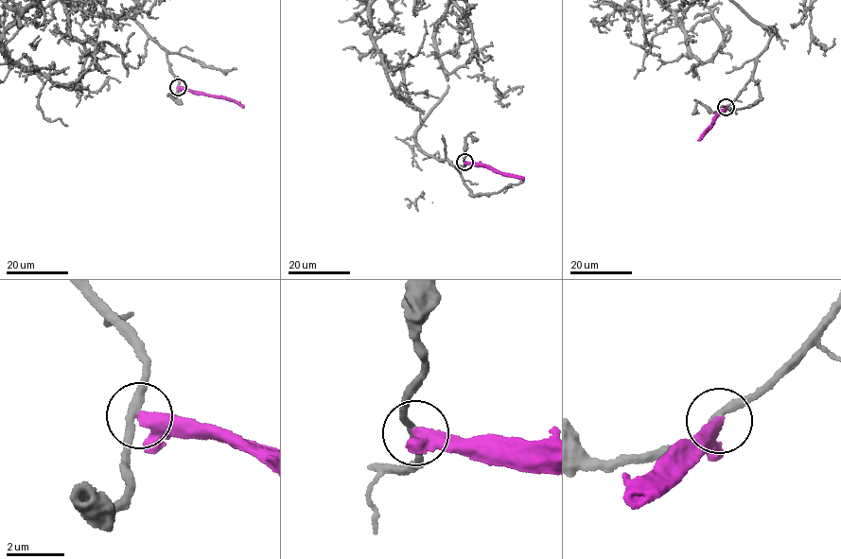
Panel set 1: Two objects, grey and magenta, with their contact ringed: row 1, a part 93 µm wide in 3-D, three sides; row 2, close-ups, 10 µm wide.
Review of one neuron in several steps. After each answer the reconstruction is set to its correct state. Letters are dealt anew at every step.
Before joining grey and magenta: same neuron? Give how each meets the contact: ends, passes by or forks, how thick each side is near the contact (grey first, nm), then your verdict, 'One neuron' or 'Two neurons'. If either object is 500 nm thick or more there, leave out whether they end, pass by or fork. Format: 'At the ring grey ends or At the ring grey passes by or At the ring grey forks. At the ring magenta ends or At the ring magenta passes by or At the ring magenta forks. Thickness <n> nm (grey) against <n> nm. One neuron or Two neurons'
At the ring grey passes by. At the ring magenta ends. Thickness 260 nm (grey) against 480 nm. Two neurons

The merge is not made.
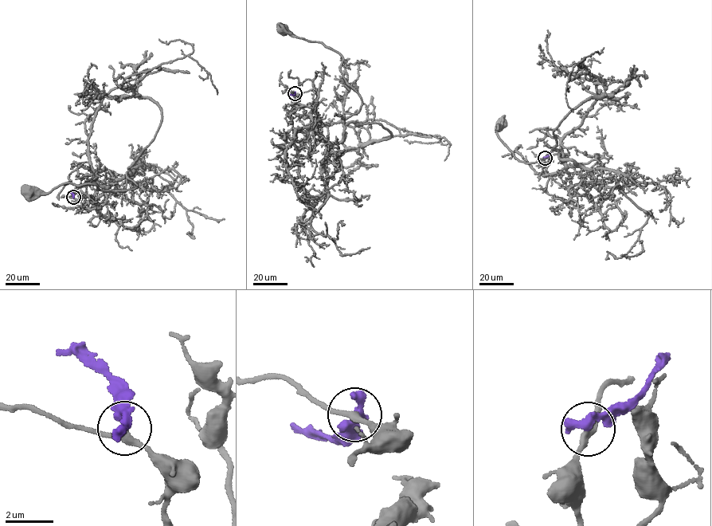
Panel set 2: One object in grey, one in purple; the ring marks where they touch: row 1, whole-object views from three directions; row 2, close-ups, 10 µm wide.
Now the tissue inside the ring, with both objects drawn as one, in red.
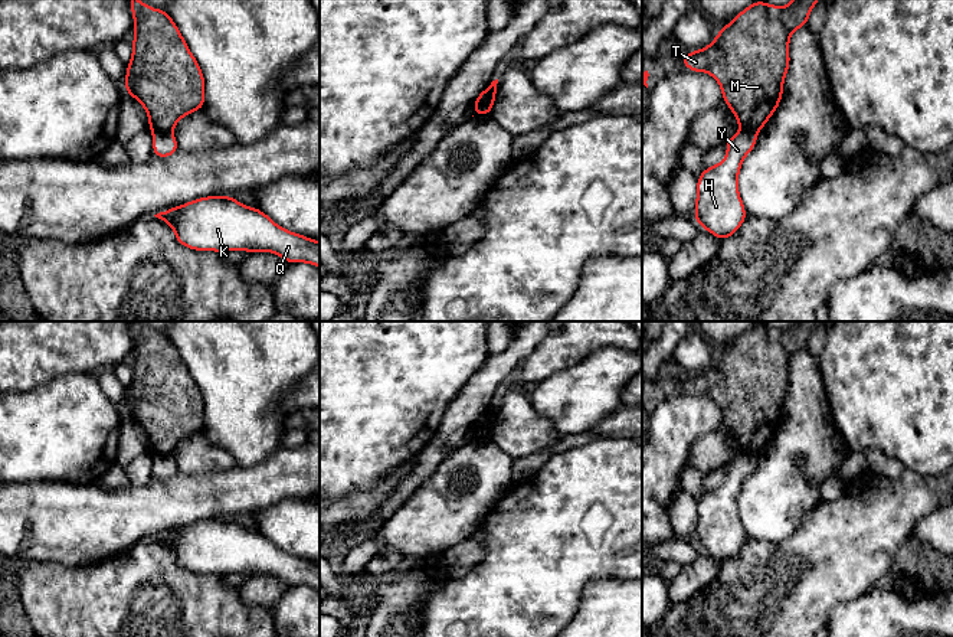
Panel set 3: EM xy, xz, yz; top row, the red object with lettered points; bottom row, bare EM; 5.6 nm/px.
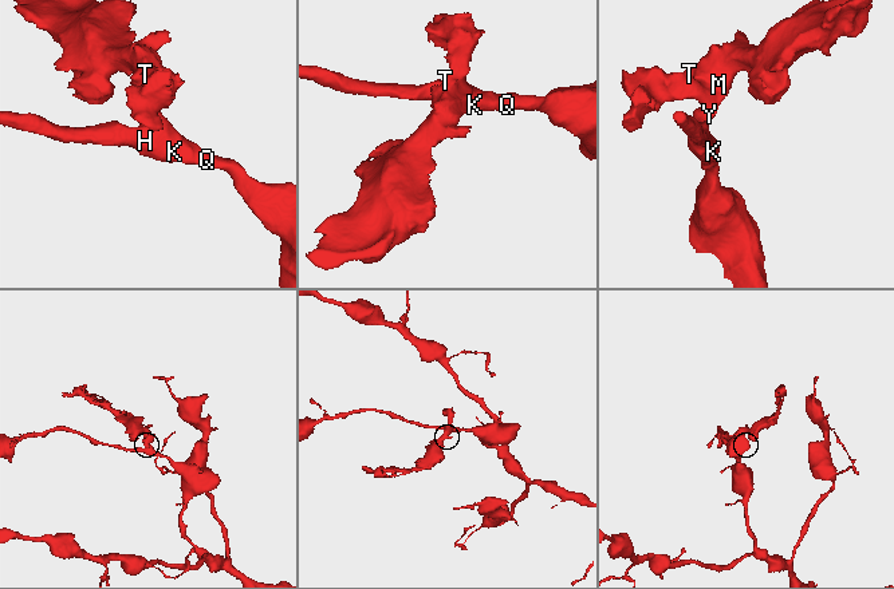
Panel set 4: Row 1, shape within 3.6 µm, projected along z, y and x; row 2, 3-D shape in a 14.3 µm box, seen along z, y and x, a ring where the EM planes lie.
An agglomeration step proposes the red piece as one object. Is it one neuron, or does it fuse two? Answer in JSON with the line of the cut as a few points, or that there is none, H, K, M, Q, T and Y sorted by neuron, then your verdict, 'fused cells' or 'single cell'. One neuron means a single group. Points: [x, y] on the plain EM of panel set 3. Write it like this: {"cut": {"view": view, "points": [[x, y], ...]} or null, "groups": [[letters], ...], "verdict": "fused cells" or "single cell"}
{"cut": {"view": "xy", "points": [[170, 453], [156, 453], [153, 456]]}, "groups": [["H", "K", "Q", "Y"], ["M", "T"]], "verdict": "fused cells"}

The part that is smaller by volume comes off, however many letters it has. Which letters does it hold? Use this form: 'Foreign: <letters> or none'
Foreign: M, T

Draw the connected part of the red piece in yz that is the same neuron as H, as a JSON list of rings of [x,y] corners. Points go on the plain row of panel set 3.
[[[740,453],[724,467],[726,481],[698,499],[694,540],[720,564],[734,558],[747,540],[739,517],[739,494],[756,464],[756,455]]]

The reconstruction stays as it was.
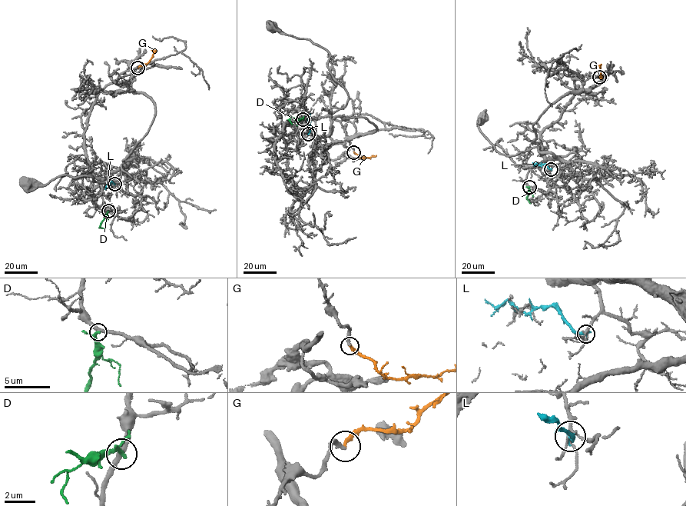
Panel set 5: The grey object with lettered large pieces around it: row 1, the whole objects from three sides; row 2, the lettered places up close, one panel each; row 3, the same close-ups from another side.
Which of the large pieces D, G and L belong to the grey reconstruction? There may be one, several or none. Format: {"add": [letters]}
{"add": ["G"]}

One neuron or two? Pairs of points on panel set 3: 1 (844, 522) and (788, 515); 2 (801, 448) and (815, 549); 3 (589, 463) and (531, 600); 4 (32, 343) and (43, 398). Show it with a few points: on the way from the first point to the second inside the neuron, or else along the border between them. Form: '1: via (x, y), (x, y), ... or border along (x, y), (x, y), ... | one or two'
1: border along (821, 487), (819, 502), (780, 542) | two
2: border along (821, 500), (802, 518), (788, 538) | two
3: via (556, 497), (534, 529), (534, 565) | one
4: border along (72, 373), (64, 373), (42, 385), (15, 392) | two

